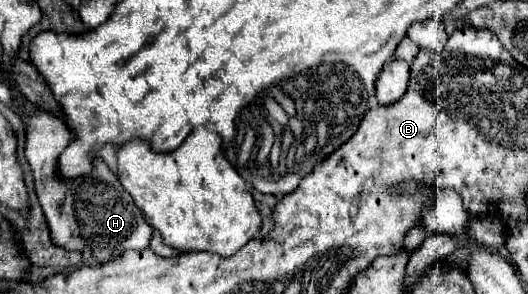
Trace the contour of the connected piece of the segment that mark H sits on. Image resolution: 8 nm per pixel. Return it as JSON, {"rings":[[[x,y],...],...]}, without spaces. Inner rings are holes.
{"rings":[[[44,110],[26,116],[26,160],[34,174],[34,188],[50,228],[50,240],[64,250],[84,252],[88,248],[100,262],[116,260],[126,250],[148,248],[152,228],[102,160],[94,162],[94,170],[88,176],[80,176],[72,182],[56,178],[58,156],[54,154],[60,154],[60,150],[56,152],[58,146],[54,138],[72,138],[72,132],[68,132],[60,118]]]}

